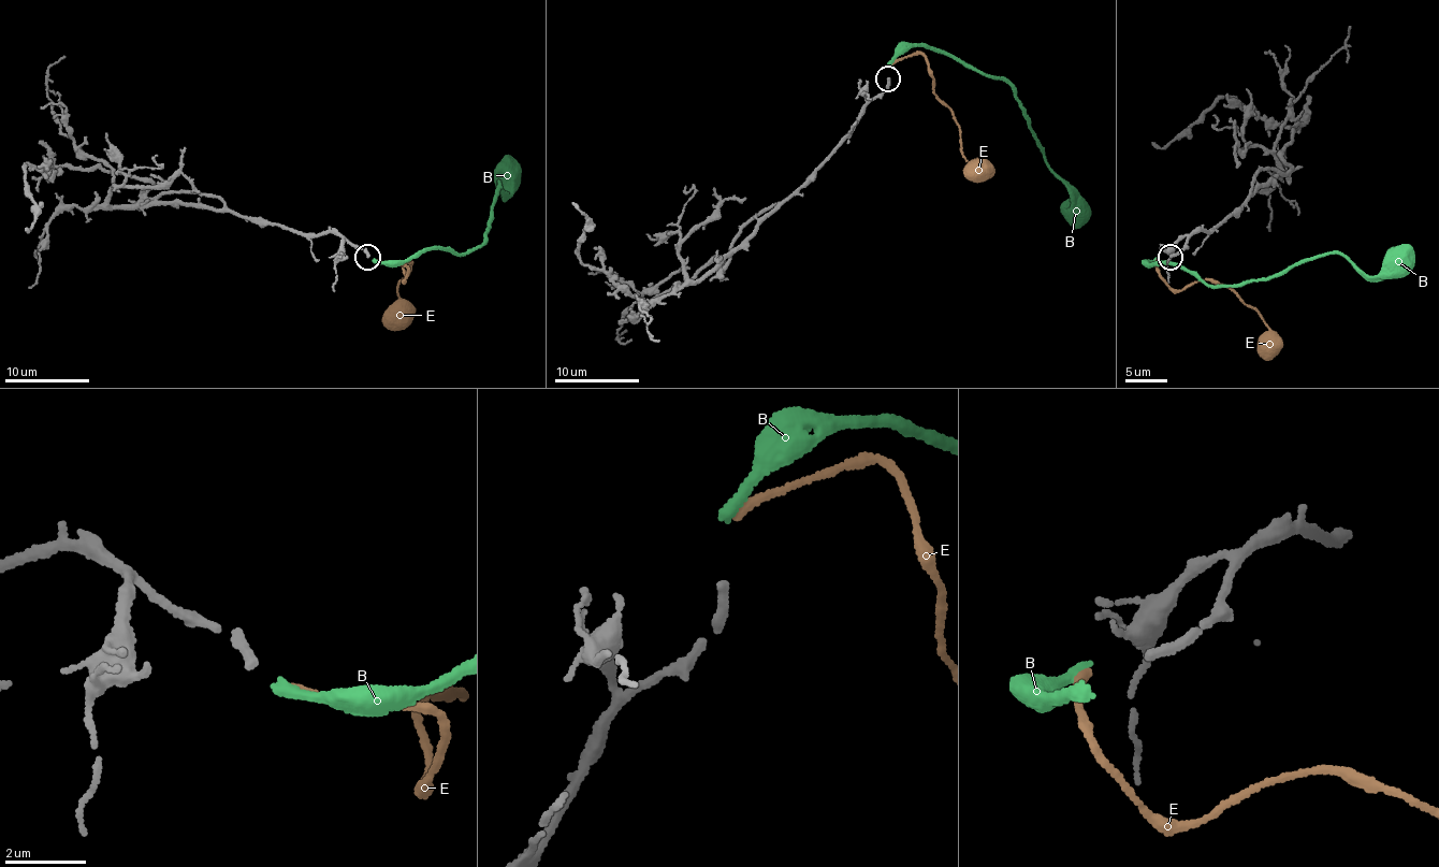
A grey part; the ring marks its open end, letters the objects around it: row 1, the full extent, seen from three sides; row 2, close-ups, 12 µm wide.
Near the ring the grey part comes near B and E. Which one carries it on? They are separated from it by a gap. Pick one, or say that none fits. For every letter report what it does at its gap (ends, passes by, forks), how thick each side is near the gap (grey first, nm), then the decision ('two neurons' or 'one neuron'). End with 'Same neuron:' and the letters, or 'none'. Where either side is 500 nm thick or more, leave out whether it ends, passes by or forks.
B: it ends; calibres 240 and 280 nm; two neurons
E: it ends; calibres 240 and 200 nm; two neurons
Same neuron: none

